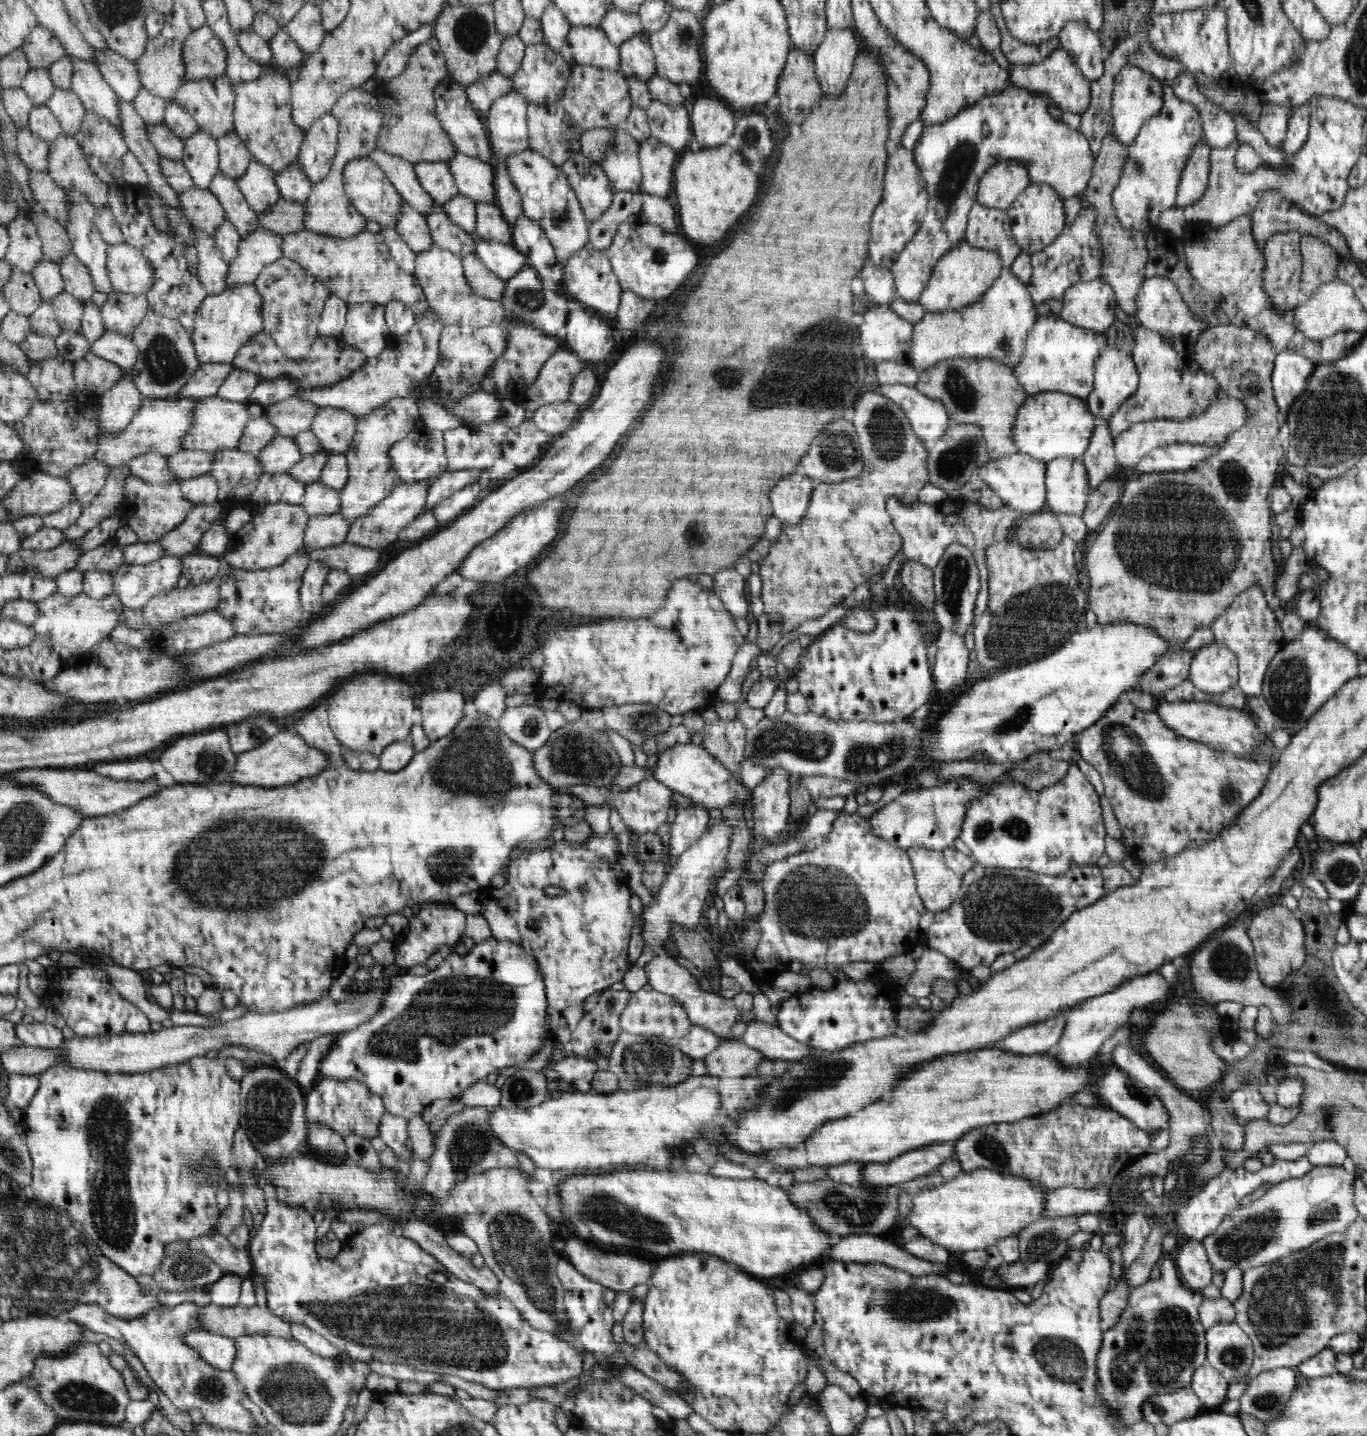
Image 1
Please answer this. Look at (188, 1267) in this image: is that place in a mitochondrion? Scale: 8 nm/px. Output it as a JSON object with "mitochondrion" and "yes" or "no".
{"mitochondrion":"yes"}

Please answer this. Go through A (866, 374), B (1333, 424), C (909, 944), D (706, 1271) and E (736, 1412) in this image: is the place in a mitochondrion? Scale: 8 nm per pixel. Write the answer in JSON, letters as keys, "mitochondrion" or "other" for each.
{"A":"other","B":"mitochondrion","C":"other","D":"other","E":"other"}

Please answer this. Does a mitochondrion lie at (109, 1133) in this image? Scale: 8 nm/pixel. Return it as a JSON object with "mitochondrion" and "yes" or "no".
{"mitochondrion":"yes"}

